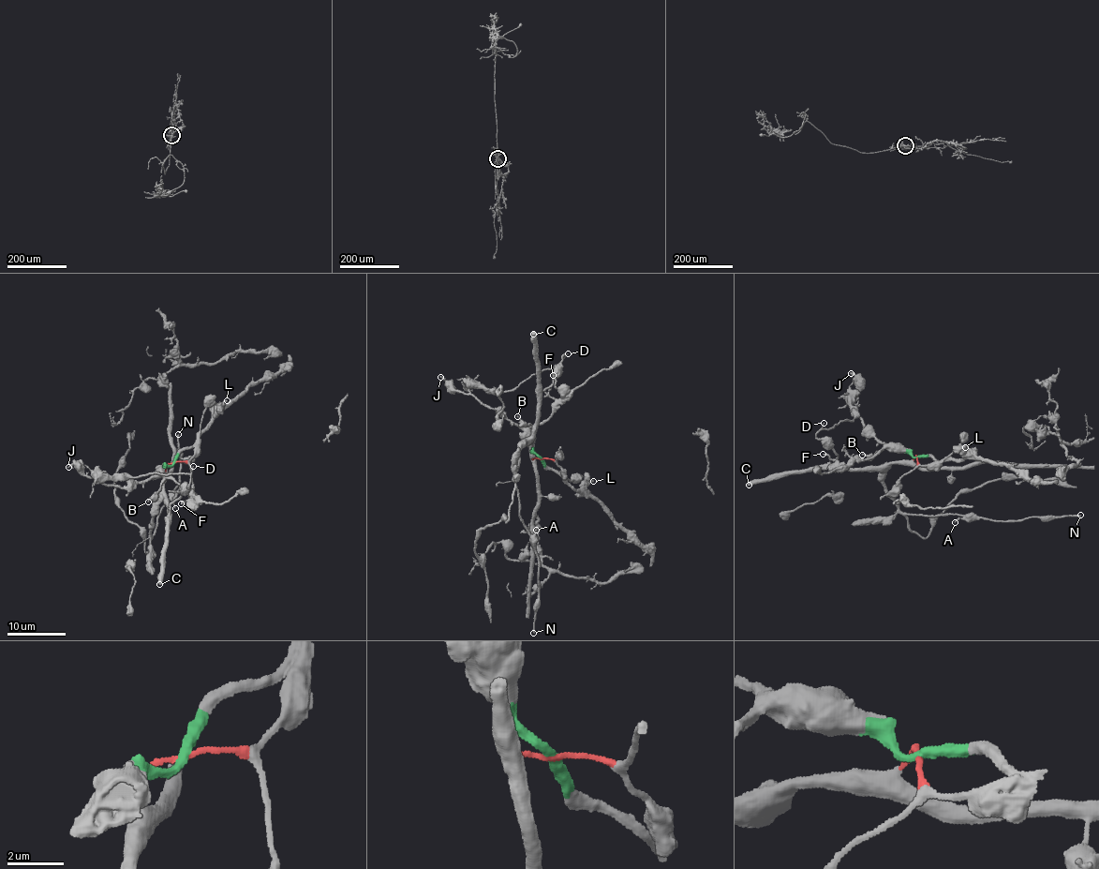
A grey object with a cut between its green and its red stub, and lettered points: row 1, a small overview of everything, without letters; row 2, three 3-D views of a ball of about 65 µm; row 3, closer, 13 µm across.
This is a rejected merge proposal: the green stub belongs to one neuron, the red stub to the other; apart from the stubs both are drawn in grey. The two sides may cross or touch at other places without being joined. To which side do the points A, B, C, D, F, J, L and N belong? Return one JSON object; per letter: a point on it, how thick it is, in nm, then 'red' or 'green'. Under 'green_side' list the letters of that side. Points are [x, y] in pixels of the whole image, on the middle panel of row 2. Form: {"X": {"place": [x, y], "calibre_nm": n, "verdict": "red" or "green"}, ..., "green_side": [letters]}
{"A": {"place": [536, 530], "calibre_nm": 160, "verdict": "red"}, "B": {"place": [517, 416], "calibre_nm": 170, "verdict": "green"}, "C": {"place": [533, 334], "calibre_nm": 550, "verdict": "red"}, "D": {"place": [568, 353], "calibre_nm": 90, "verdict": "red"}, "F": {"place": [553, 375], "calibre_nm": 180, "verdict": "green"}, "J": {"place": [440, 377], "calibre_nm": 260, "verdict": "green"}, "L": {"place": [593, 481], "calibre_nm": 280, "verdict": "green"}, "N": {"place": [533, 633], "calibre_nm": 240, "verdict": "red"}, "green_side": ["B", "F", "J", "L"]}

